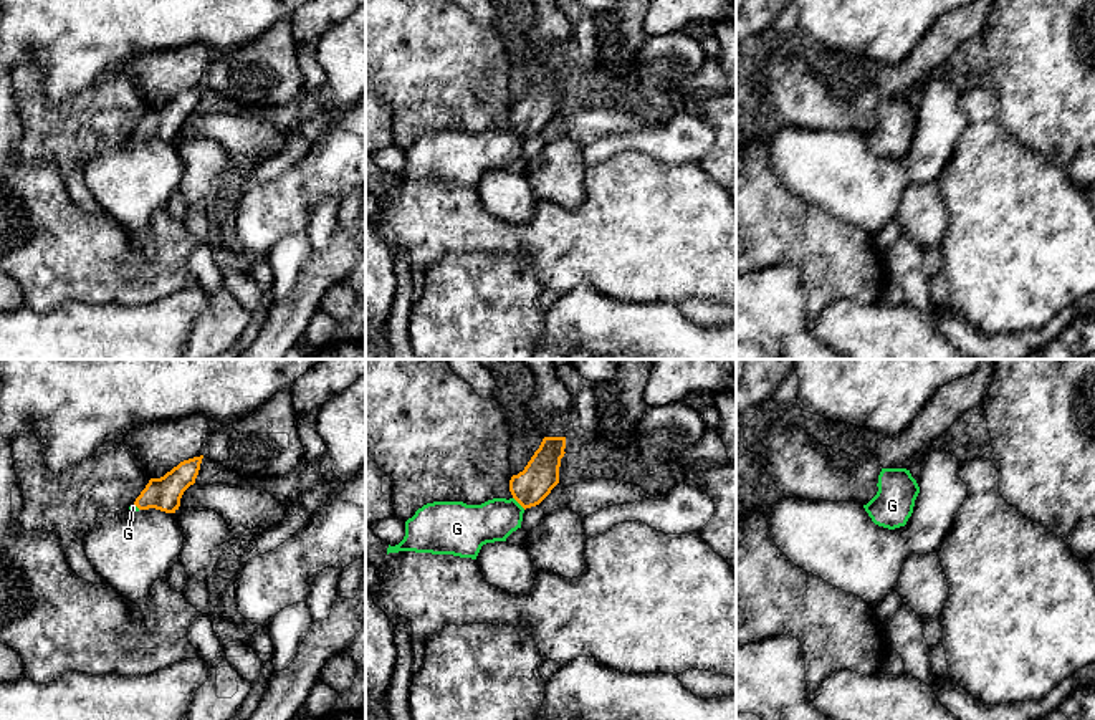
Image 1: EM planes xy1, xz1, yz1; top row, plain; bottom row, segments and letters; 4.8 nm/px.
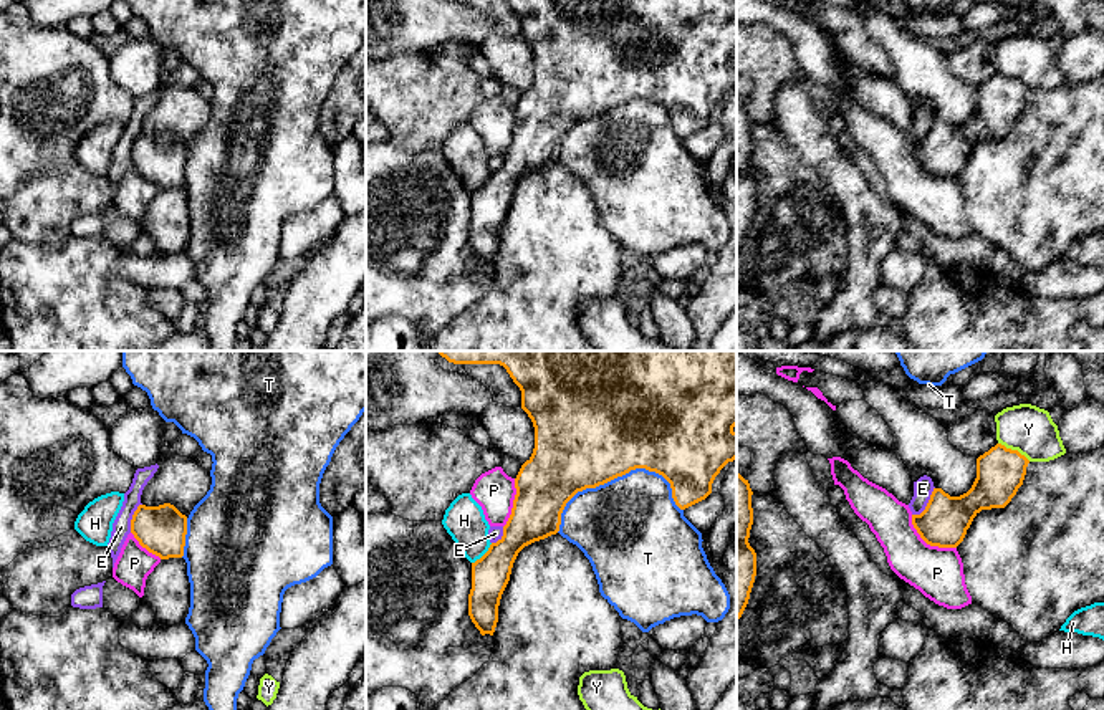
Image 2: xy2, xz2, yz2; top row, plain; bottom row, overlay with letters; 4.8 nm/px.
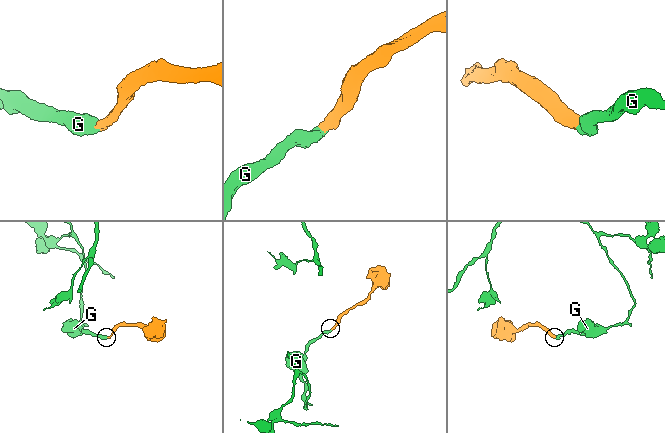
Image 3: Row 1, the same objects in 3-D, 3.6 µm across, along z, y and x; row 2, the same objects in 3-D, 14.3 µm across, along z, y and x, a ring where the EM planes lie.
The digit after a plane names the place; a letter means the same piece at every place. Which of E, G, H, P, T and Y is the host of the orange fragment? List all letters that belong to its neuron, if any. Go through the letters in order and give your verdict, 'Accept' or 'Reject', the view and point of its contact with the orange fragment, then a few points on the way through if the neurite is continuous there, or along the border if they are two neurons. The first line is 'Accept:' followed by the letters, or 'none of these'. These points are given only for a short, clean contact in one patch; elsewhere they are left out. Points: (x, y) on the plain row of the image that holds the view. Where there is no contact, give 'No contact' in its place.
Accept: G
E: Reject. Touches orange at yz2 (927, 133). Boundary: yz2 (934, 116), (927, 134), (912, 144)
G: Accept. Touches orange at xz1 (520, 133). Path across: xz1 (530, 116), (520, 133), (505, 146), (473, 154)
H: Reject. Touches orange at xz2 (484, 184). Boundary: xz2 (492, 172), (472, 192)
P: Reject. Touches orange at yz2 (927, 172)
T: Reject. Touches orange at xz2 (616, 106)
Y: Reject. Touches orange at yz2 (1015, 80). Boundary: yz2 (998, 71), (1017, 78), (1030, 90)

